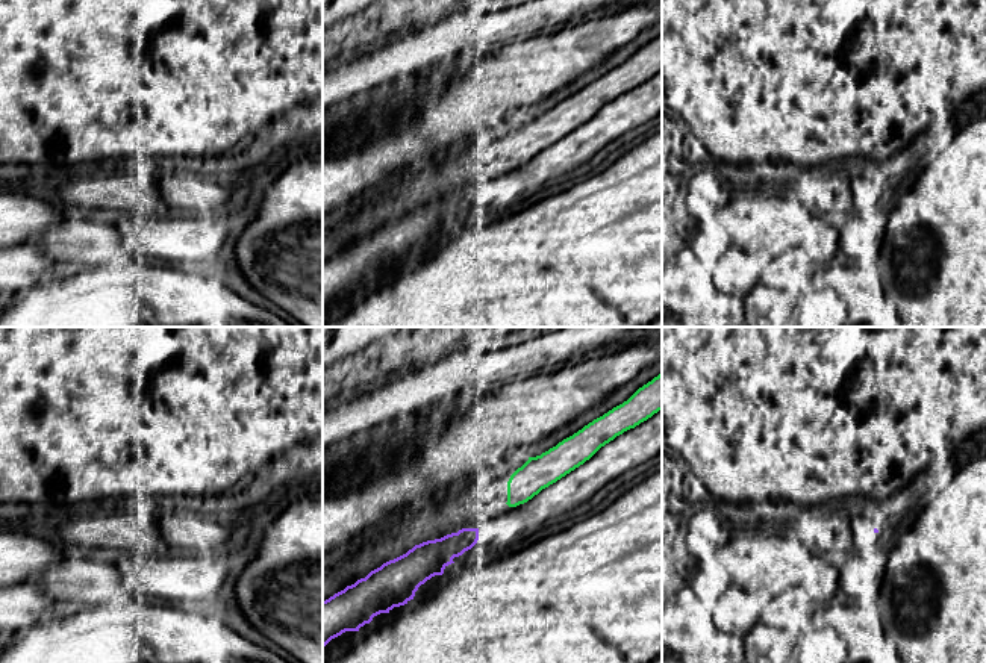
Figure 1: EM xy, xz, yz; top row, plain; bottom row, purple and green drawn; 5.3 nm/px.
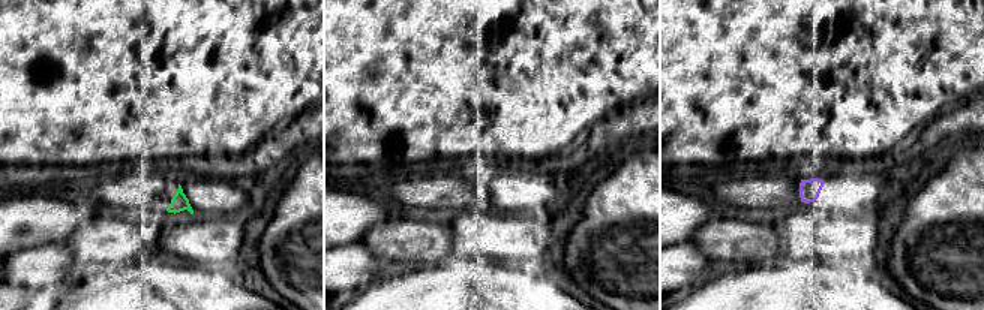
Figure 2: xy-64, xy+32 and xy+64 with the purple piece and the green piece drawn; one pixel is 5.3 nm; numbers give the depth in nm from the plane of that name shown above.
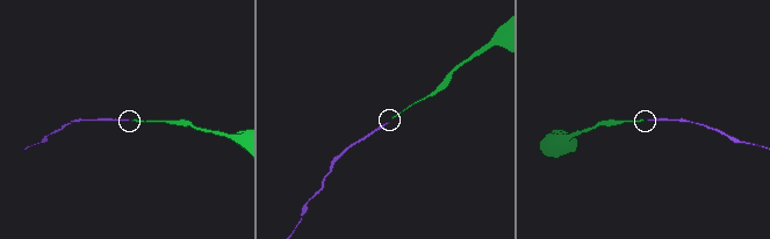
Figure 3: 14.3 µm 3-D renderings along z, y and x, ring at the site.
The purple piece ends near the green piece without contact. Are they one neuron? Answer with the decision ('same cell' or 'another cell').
another cell

